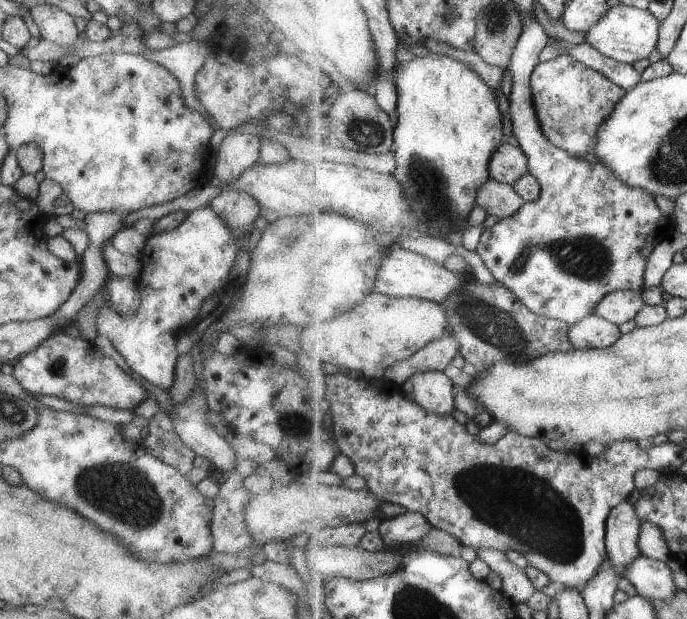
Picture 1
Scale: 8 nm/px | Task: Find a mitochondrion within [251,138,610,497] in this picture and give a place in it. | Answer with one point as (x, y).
(499, 330)

